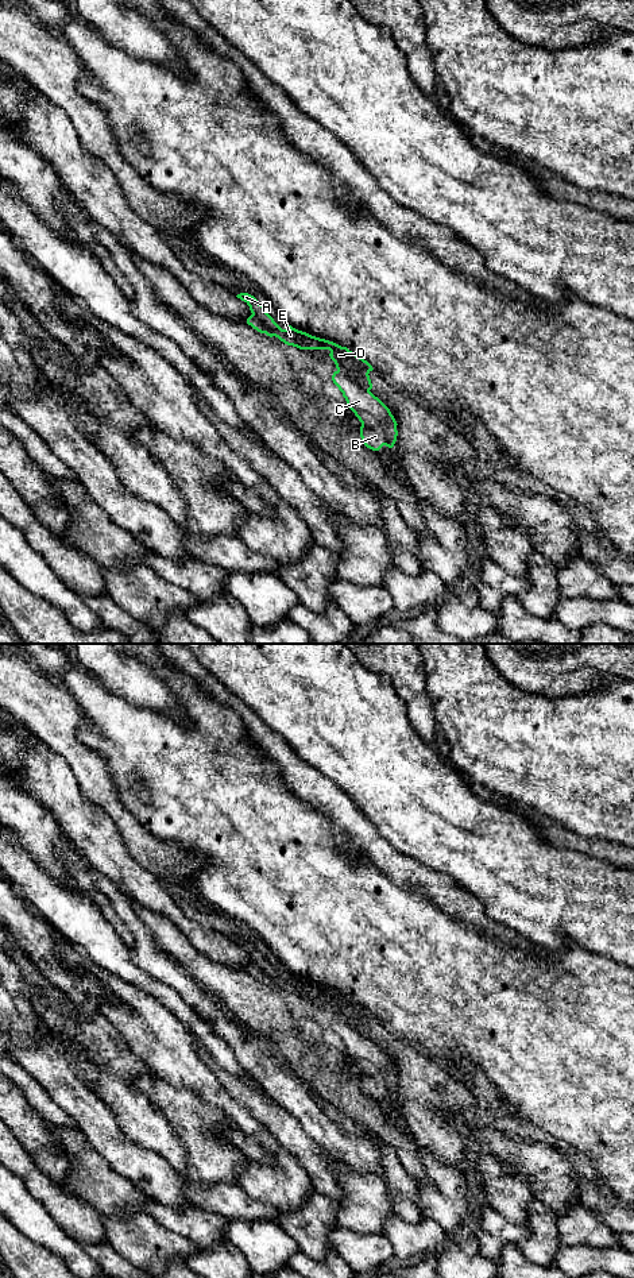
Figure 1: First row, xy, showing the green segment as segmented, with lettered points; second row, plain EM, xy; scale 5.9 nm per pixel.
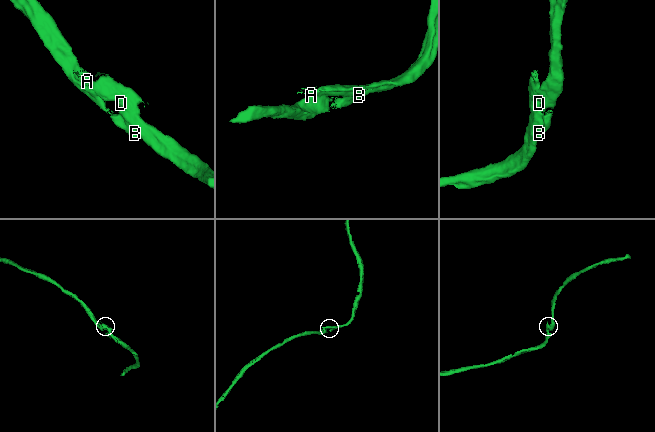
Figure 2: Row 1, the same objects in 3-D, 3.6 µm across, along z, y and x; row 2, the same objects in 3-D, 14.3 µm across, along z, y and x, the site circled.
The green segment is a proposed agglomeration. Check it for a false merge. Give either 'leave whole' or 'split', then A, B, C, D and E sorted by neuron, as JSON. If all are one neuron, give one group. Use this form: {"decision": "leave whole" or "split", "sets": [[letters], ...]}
{"decision": "split", "sets": [["A", "D", "E"], ["B", "C"]]}

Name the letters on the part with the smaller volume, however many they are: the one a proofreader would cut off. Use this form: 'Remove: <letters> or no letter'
Remove: A, D, E

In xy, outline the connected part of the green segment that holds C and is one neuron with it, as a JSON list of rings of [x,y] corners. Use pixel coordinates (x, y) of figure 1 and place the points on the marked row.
[[[335,371],[332,381],[343,393],[348,408],[362,422],[360,437],[363,444],[372,451],[379,451],[383,445],[393,448],[398,436],[398,424],[390,409],[343,371]]]

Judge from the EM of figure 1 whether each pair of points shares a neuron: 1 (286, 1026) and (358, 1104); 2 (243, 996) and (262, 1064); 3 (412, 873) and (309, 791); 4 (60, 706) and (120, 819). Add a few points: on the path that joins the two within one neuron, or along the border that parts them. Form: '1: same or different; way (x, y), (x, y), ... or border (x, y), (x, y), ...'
1: same; way (304, 1045), (332, 1073), (339, 1085)
2: different; border (240, 1020), (266, 1037), (278, 1050)
3: same; way (386, 857), (335, 806)
4: same; way (60, 734), (62, 741), (89, 768), (101, 791)

